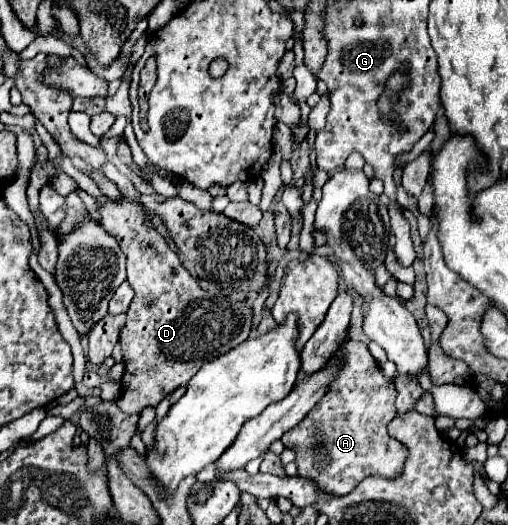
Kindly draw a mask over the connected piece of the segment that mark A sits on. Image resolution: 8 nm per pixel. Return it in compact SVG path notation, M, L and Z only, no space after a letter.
M349 340L345 344L345 364L335 382L339 382L339 390L337 386L331 386L323 400L295 428L283 434L281 442L297 452L295 464L299 478L313 480L321 492L345 496L369 474L381 474L387 478L397 476L405 464L405 448L387 434L387 424L395 418L395 380L381 372L379 364L373 360L363 342Z

